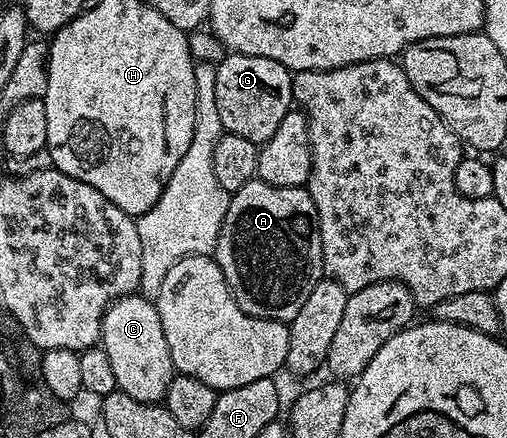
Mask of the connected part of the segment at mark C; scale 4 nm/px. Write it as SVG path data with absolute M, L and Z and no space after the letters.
M138 292L118 298L103 317L101 345L105 356L109 356L109 364L113 368L113 376L117 376L117 387L122 393L133 396L133 400L138 402L159 404L166 399L167 389L177 371L173 360L169 356L169 344L165 344L165 332L161 328L161 316L157 312L152 299L144 298Z

